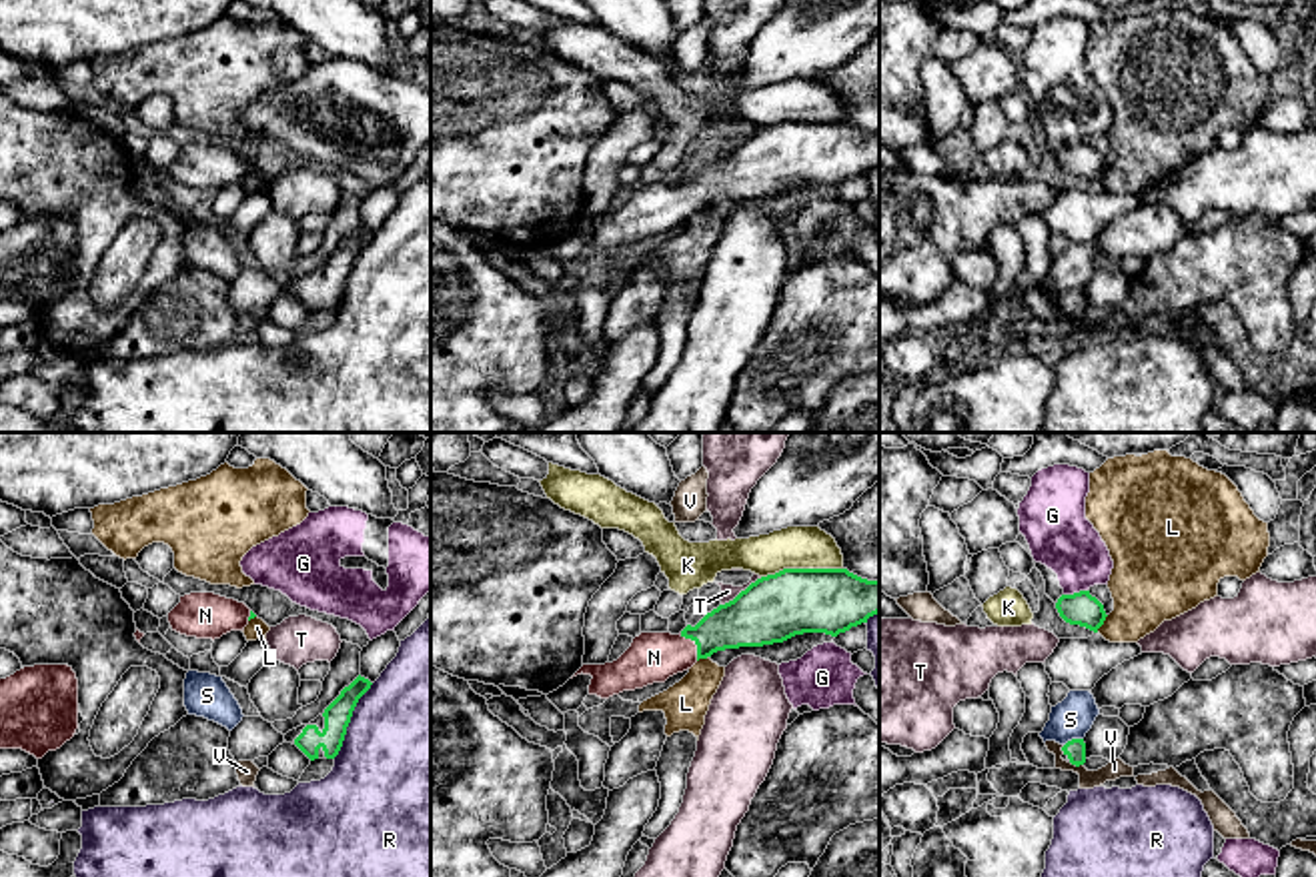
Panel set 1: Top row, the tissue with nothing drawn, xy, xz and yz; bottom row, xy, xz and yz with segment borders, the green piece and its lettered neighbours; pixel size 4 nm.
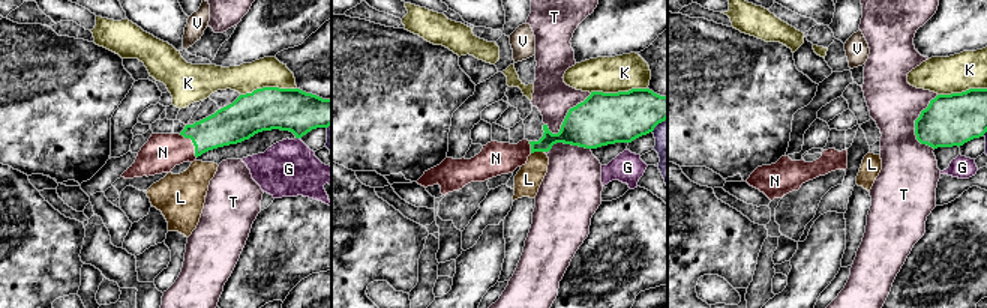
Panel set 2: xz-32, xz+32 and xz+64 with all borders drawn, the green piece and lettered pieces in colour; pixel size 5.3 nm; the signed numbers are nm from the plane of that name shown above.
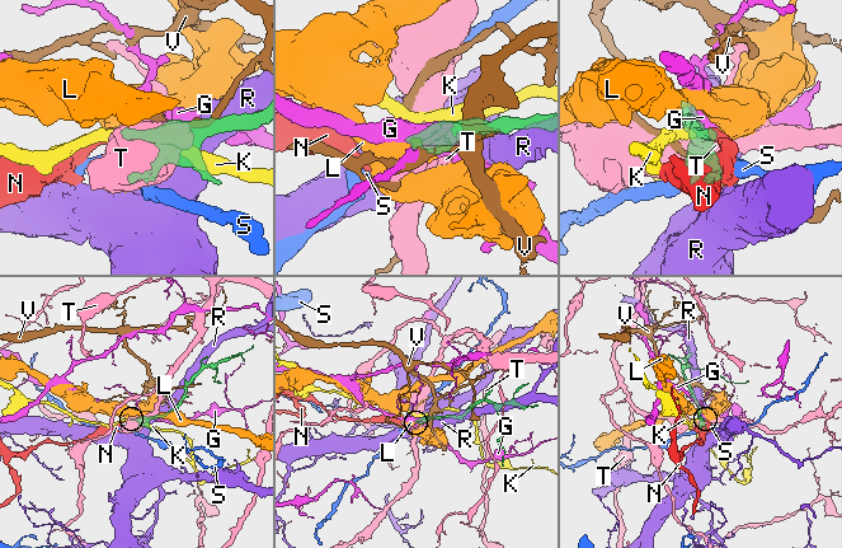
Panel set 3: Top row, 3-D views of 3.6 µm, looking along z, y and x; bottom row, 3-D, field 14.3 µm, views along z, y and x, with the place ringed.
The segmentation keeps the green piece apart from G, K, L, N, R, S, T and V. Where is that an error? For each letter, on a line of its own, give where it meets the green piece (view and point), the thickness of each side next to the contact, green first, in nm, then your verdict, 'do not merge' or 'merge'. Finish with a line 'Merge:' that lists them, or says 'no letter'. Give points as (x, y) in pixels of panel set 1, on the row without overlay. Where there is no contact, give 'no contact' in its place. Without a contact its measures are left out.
G: meets green in yz at (1074, 145); 130 nm thick on the green side, 260 nm on the other; do not merge
K: meets green in xz at (802, 121); 260 nm thick on the green side, 180 nm on the other; do not merge
L: meets green in yz at (1102, 175); 130 nm thick on the green side, 320 nm on the other; do not merge
N: meets green in xz at (696, 195); 220 nm thick on the green side, 200 nm on the other; merge
R: meets green in xy at (349, 273); 110 nm thick on the green side, 500 nm on the other; do not merge
S: meets green in yz at (1072, 291); 80 nm thick on the green side, 160 nm on the other; do not merge
T: meets green in xz at (742, 143); 260 nm thick on the green side, 60 nm on the other; do not merge
V: meets green in yz at (1076, 317); 80 nm thick on the green side, 80 nm on the other; do not merge
Merge: N

